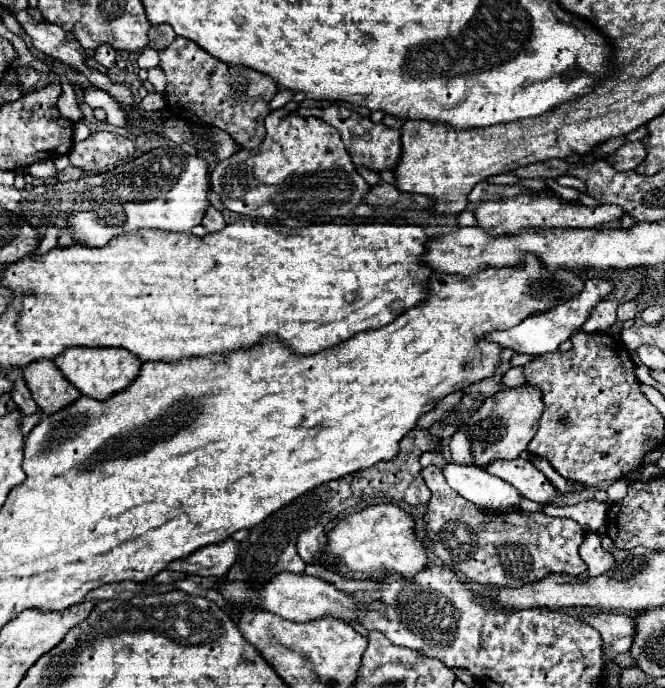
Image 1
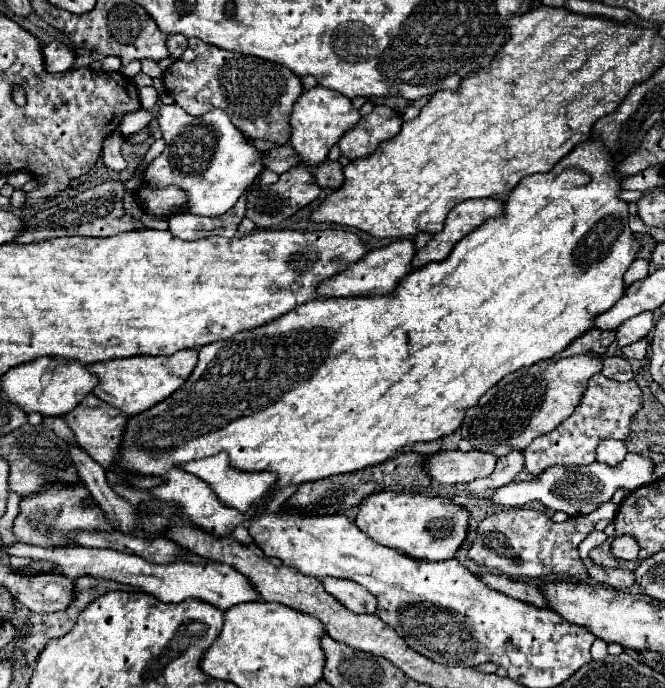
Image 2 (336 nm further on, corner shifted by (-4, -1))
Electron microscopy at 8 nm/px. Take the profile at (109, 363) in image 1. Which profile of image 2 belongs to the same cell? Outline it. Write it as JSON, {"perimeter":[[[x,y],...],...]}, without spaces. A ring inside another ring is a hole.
{"perimeter":[[[181,350],[171,356],[133,356],[123,360],[95,362],[89,364],[87,370],[93,376],[97,376],[99,382],[93,388],[93,394],[103,402],[119,408],[127,416],[133,416],[161,402],[165,396],[173,394],[187,380],[189,372],[193,372],[195,362],[197,362],[197,350]]]}

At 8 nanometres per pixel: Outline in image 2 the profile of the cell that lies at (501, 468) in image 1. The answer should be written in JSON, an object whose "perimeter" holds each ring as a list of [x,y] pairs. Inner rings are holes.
{"perimeter":[[[447,450],[429,456],[429,476],[443,484],[465,484],[489,476],[497,466],[497,456],[489,452]]]}

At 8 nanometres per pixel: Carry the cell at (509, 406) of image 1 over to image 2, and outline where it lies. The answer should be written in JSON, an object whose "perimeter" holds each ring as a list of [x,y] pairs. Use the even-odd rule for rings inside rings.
{"perimeter":[[[571,356],[559,362],[537,362],[505,376],[497,386],[487,390],[479,404],[469,408],[461,424],[461,436],[471,442],[475,450],[507,456],[511,450],[525,450],[533,438],[551,432],[565,418],[569,418],[581,400],[585,380],[601,372],[603,362],[593,356]]]}

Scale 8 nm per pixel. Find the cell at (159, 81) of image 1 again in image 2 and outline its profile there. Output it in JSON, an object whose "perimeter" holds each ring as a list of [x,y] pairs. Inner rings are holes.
{"perimeter":[[[143,59],[141,60],[141,71],[151,78],[162,78],[163,77],[163,71],[158,66],[158,64],[149,59]]]}

